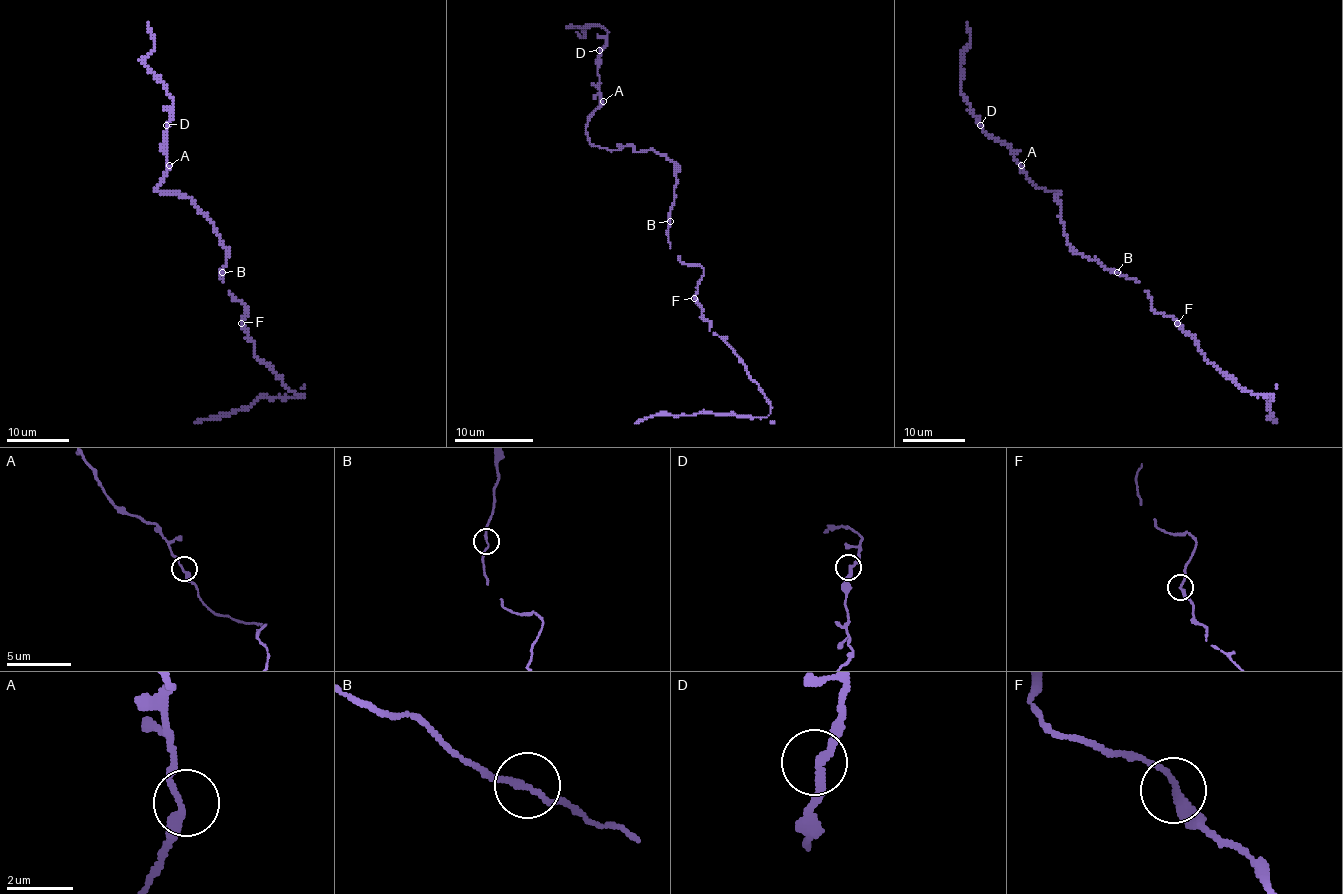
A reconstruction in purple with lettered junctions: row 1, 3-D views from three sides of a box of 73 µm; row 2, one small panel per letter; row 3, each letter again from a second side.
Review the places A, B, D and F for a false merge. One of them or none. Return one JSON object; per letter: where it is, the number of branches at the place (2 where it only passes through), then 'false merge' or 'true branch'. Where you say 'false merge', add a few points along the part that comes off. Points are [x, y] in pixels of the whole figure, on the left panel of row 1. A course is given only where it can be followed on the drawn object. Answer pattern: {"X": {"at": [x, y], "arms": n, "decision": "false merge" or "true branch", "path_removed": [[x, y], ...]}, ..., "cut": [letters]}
{"A": {"at": [169, 165], "arms": 2, "decision": "true branch"}, "B": {"at": [222, 272], "arms": 2, "decision": "true branch"}, "D": {"at": [166, 125], "arms": 2, "decision": "true branch"}, "F": {"at": [241, 323], "arms": 2, "decision": "true branch"}, "cut": []}

